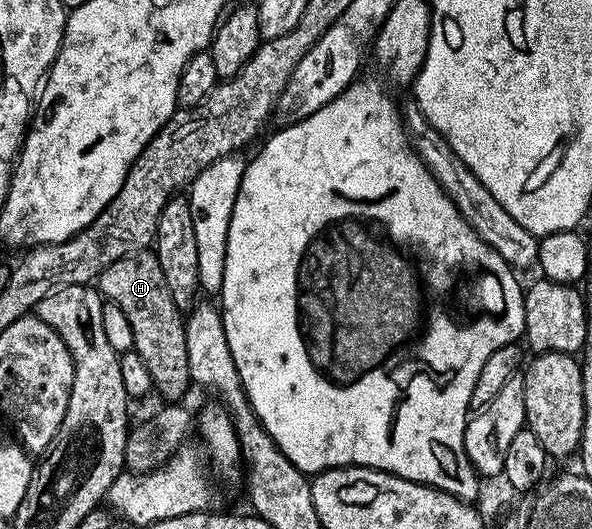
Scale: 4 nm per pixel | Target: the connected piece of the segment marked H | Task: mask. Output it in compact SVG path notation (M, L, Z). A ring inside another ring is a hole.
M151 249L114 260L99 276L98 289L109 303L122 310L133 333L132 349L142 358L152 381L151 389L160 393L165 403L176 404L193 385L190 356L186 356L185 315L174 304L166 276Z

